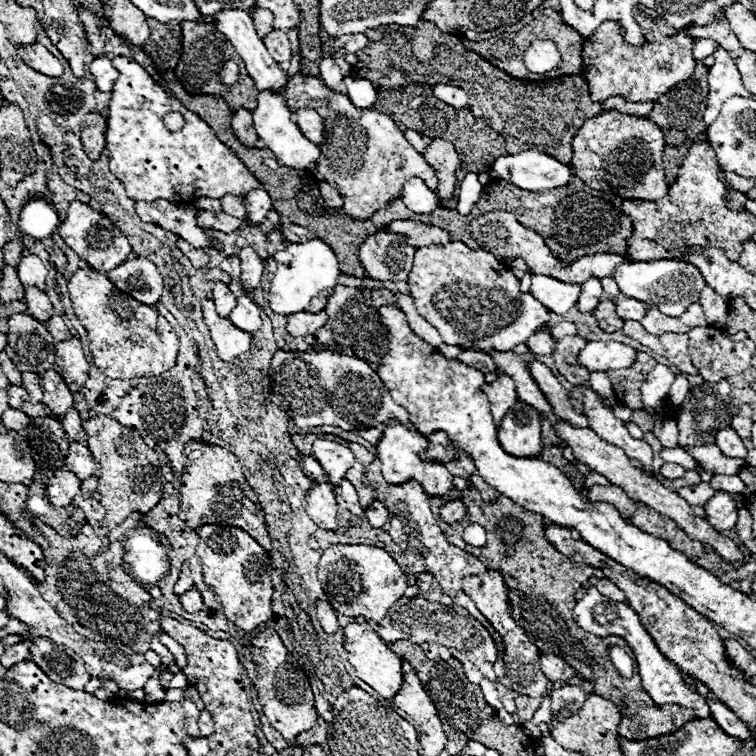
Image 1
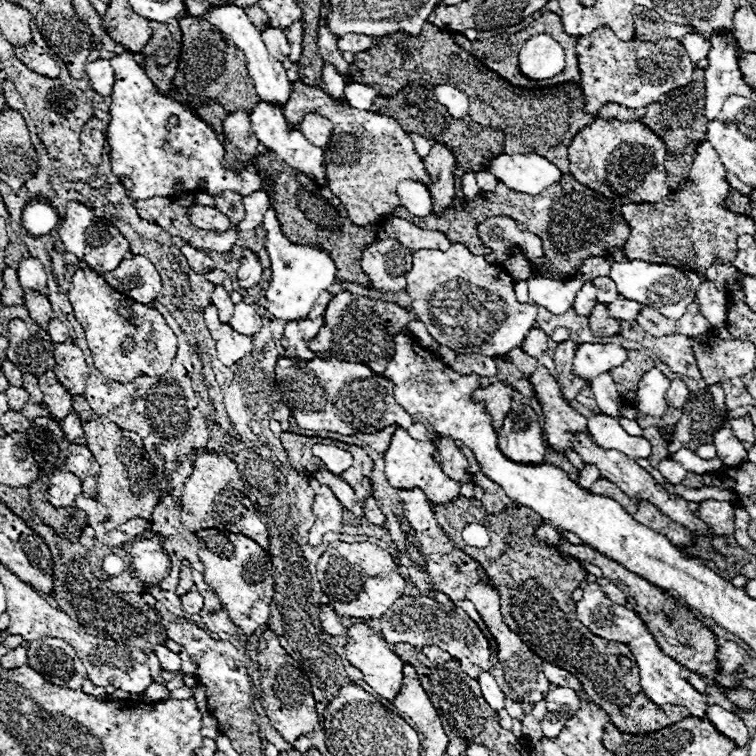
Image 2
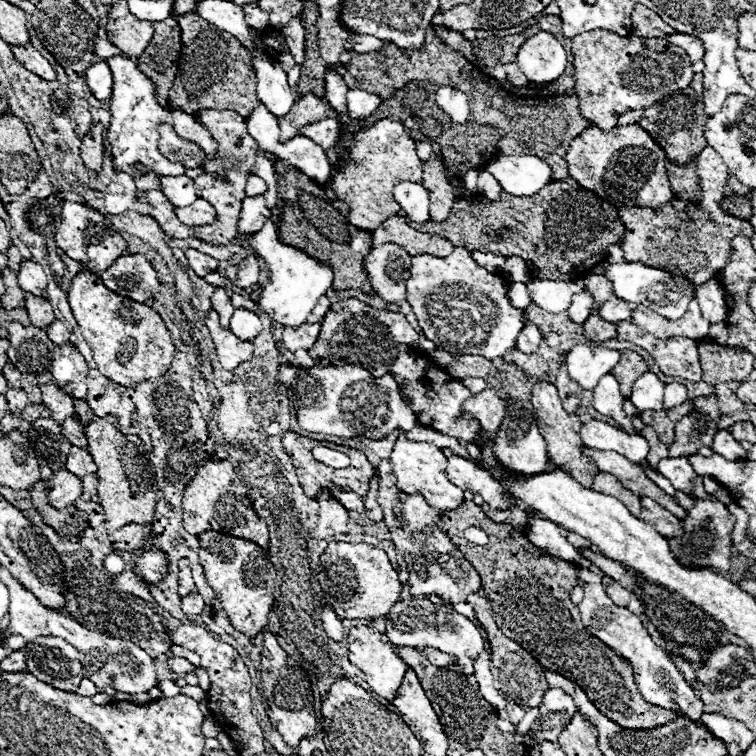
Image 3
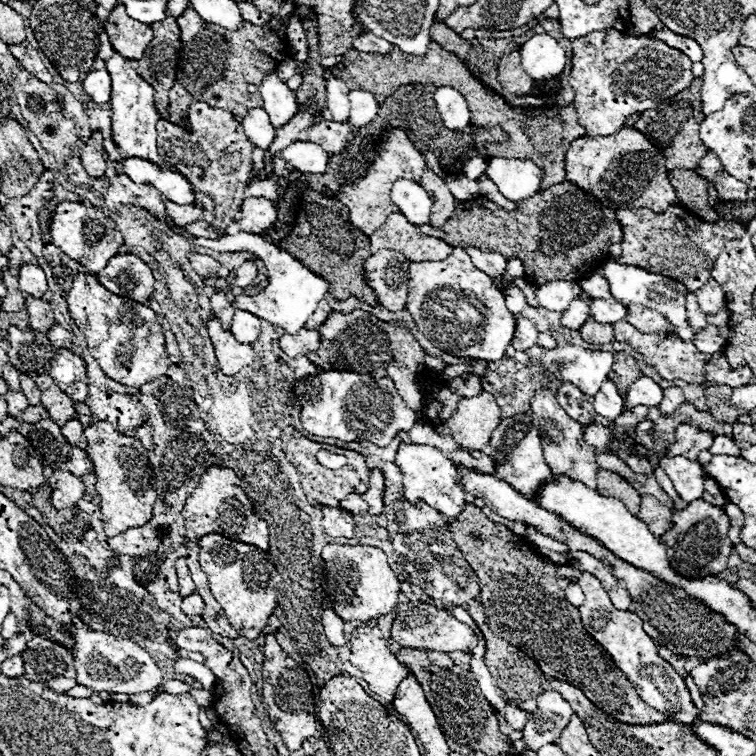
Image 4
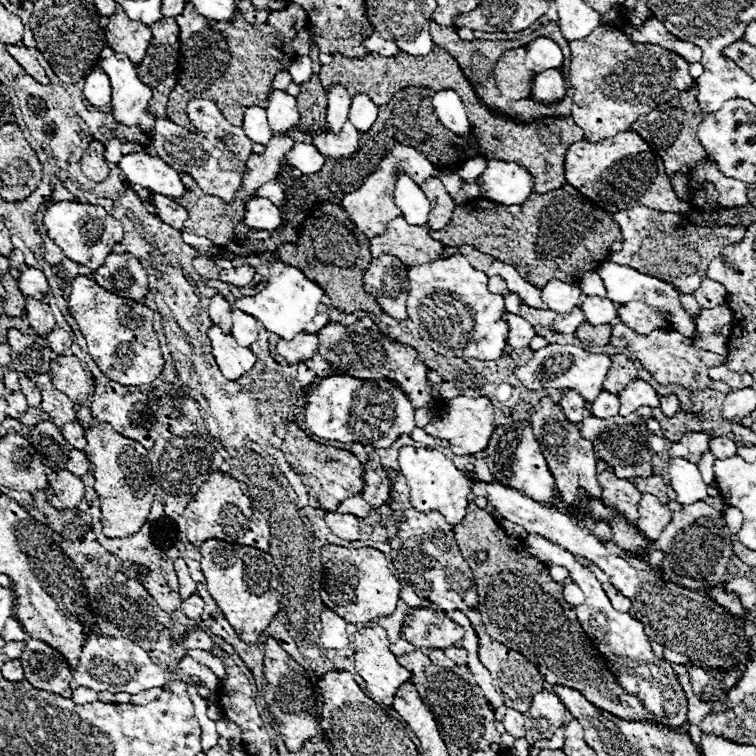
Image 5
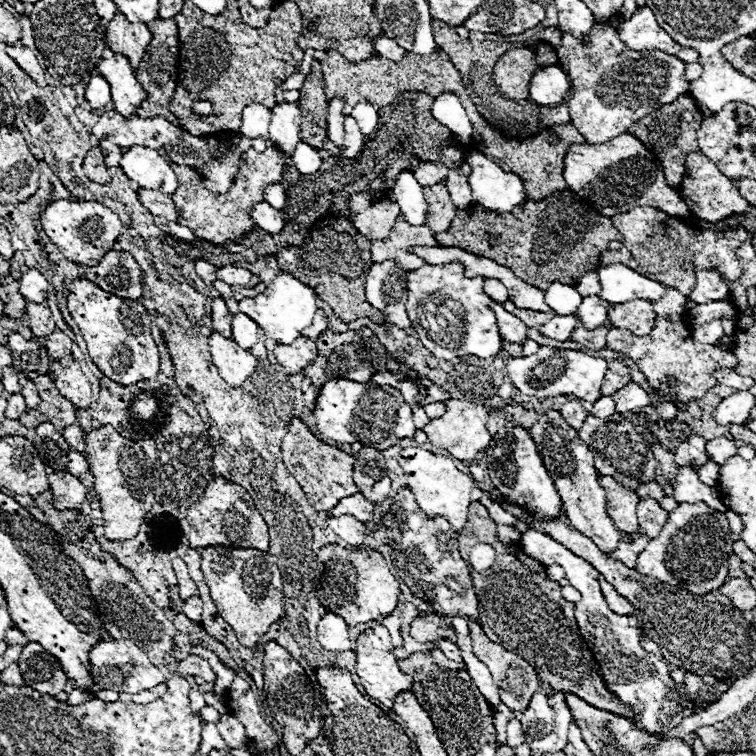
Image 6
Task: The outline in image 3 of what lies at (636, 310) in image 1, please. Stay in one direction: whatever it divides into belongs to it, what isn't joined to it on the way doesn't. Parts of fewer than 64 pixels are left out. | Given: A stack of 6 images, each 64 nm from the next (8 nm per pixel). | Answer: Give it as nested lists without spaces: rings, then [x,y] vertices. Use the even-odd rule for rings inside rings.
[[[612,296],[608,302],[596,306],[596,312],[602,320],[606,322],[620,322],[620,320],[630,320],[632,316],[632,306],[624,304],[624,300],[616,300],[616,296]]]

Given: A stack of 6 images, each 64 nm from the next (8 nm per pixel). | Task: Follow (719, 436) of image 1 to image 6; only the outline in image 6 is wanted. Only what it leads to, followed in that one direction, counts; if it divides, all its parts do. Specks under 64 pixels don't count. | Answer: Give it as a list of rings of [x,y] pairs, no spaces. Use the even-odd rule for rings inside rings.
[[[714,438],[706,442],[706,454],[716,464],[724,464],[730,456],[736,454],[736,444],[734,440],[728,440],[728,438]]]

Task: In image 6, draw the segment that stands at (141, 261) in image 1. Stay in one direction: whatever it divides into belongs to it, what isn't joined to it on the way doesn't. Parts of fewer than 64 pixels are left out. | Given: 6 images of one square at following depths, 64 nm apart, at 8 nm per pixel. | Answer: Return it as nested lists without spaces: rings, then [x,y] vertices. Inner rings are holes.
[[[108,250],[100,264],[86,266],[84,278],[120,298],[138,300],[142,296],[142,270],[128,252]]]

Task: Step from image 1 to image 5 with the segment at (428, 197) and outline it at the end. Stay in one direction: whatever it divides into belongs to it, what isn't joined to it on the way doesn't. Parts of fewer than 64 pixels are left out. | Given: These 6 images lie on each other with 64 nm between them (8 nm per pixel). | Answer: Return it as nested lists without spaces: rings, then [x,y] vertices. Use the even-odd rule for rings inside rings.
[[[402,174],[396,178],[392,198],[394,198],[396,206],[402,210],[402,216],[408,220],[408,224],[424,226],[428,222],[430,202],[428,202],[426,194],[420,190],[420,186],[410,176]]]

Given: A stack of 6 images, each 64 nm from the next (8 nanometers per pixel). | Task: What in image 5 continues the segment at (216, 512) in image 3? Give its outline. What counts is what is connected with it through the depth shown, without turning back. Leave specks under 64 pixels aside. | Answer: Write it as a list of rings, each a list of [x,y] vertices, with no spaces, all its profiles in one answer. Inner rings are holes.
[[[212,472],[212,476],[202,484],[200,492],[196,492],[188,504],[184,516],[188,522],[188,540],[196,546],[206,540],[224,540],[230,544],[260,548],[264,552],[270,546],[270,528],[264,518],[256,518],[244,484],[222,472]]]

